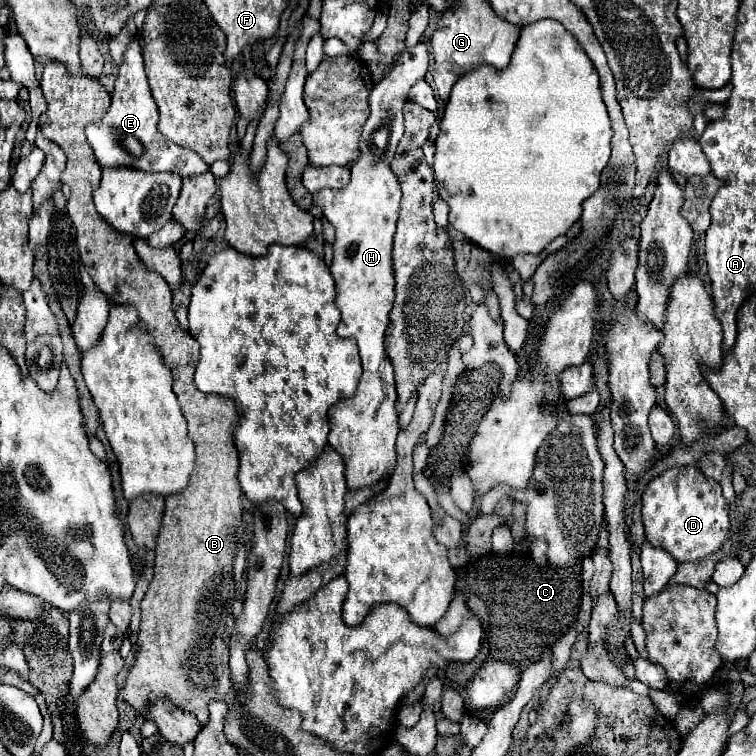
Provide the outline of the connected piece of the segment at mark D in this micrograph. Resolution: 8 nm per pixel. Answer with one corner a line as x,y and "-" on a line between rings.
696,466
670,468
656,476
642,494
642,522
646,540
666,550
676,562
700,562
718,552
730,532
728,504
714,478
704,476

